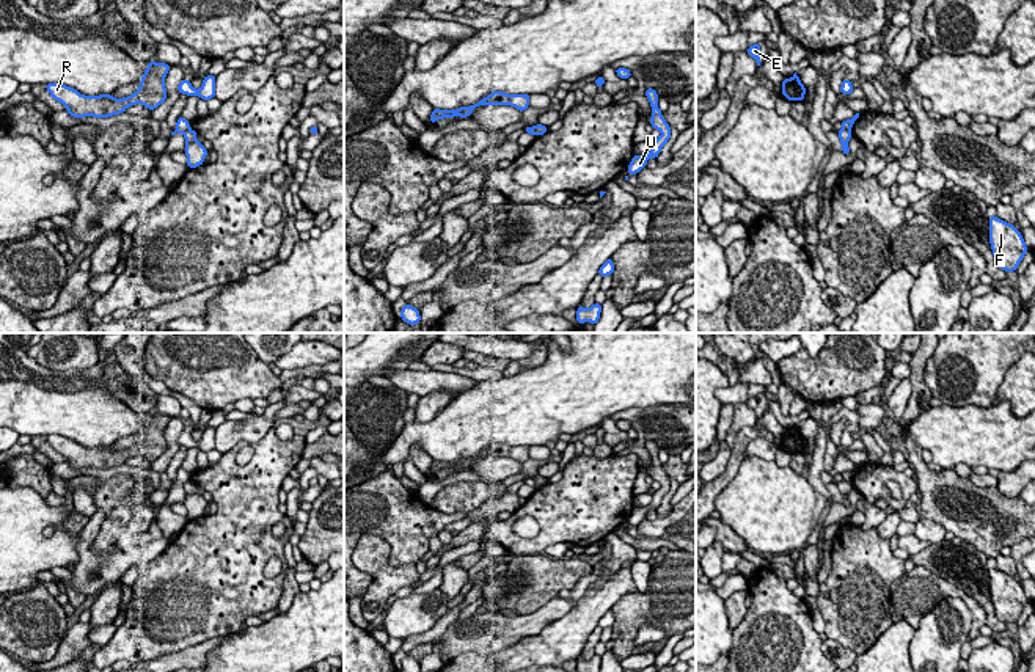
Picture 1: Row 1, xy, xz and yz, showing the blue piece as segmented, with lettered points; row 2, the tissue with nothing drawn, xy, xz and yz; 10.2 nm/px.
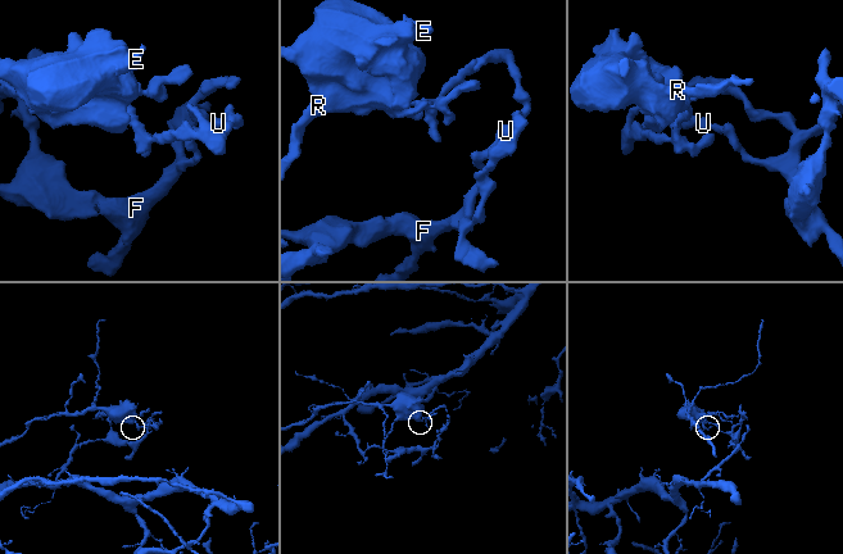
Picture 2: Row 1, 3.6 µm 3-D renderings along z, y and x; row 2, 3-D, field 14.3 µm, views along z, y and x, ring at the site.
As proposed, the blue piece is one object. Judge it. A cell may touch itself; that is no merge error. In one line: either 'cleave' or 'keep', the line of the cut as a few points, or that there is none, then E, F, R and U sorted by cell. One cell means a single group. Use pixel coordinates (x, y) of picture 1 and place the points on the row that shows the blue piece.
cleave; cut in xy along (189, 126), (182, 134); E R / F U

